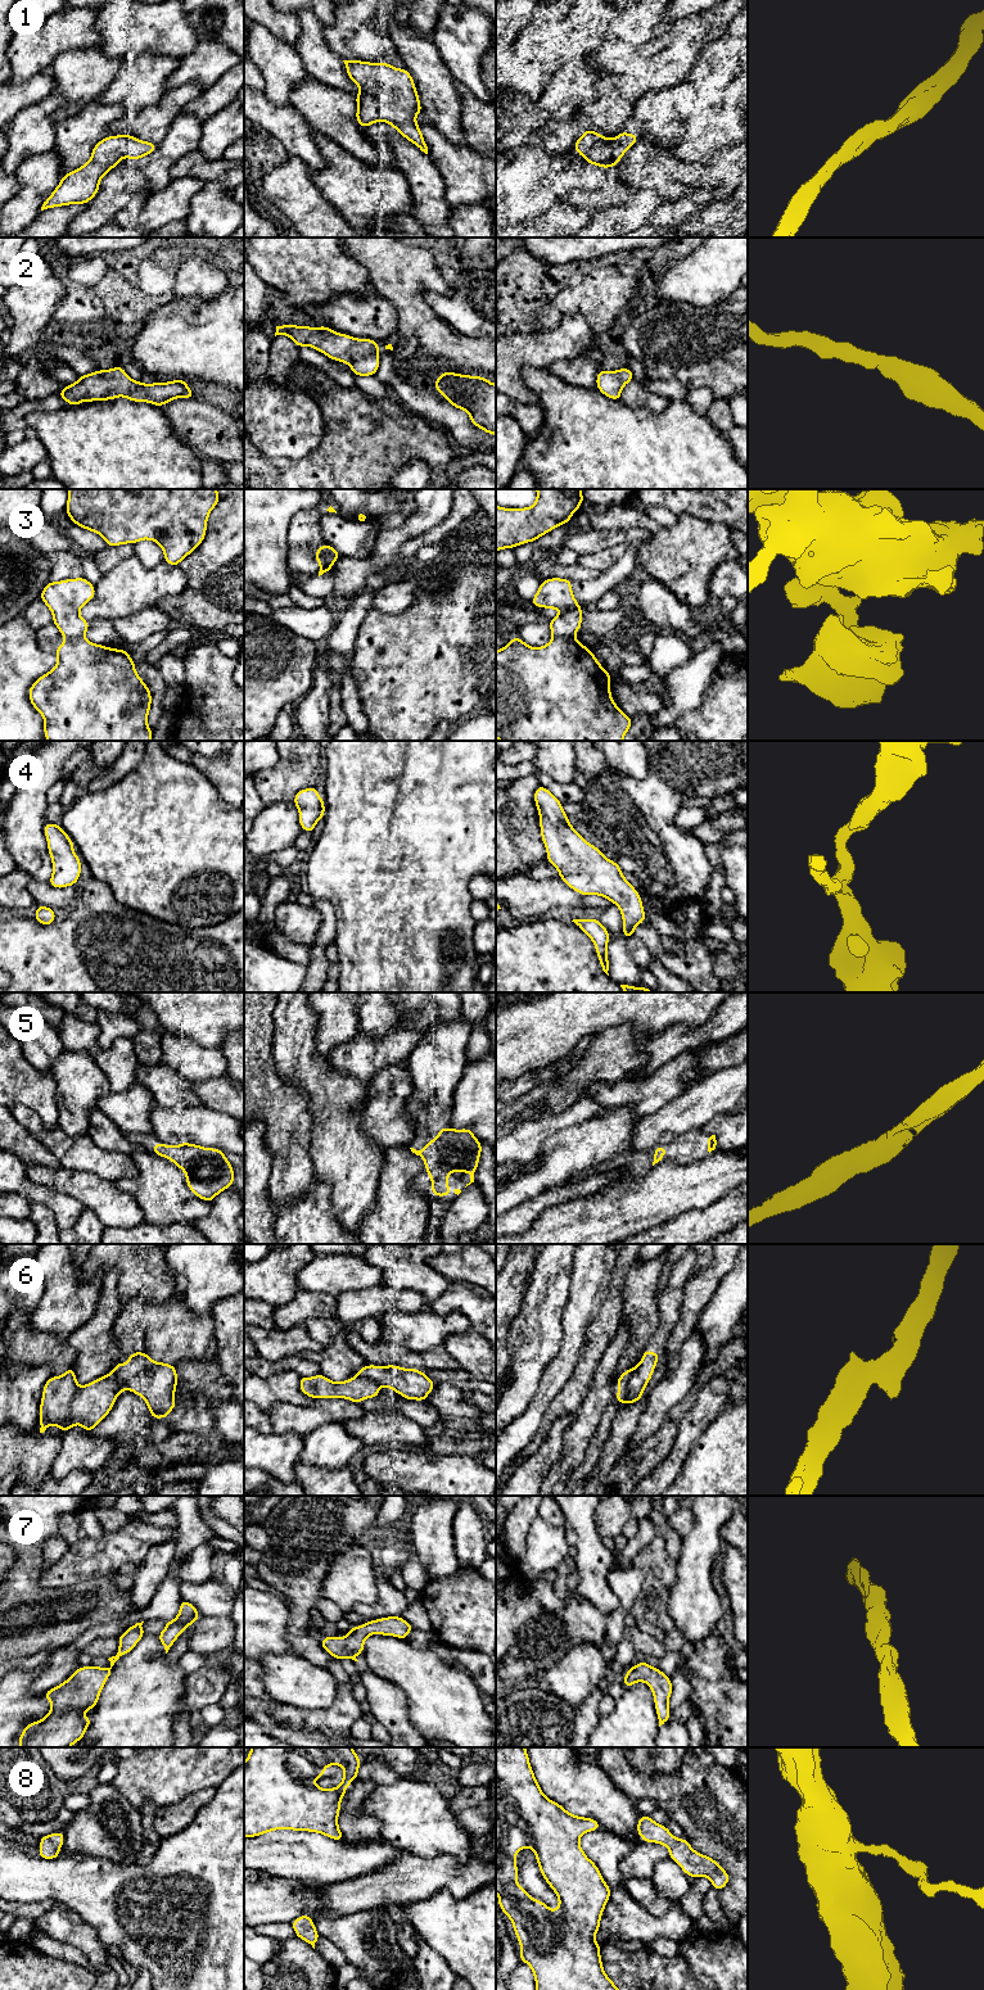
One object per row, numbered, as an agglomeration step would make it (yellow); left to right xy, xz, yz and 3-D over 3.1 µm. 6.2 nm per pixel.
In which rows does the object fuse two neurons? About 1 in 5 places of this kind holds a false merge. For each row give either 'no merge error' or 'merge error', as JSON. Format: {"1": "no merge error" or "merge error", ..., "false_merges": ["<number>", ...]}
{"1": "no merge error", "2": "no merge error", "3": "merge error", "4": "no merge error", "5": "no merge error", "6": "merge error", "7": "no merge error", "8": "no merge error", "false_merges": ["3", "6"]}

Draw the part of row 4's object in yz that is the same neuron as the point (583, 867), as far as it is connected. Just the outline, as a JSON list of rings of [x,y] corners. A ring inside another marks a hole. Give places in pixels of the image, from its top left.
[[[538,786],[534,791],[534,802],[540,814],[541,837],[547,852],[547,861],[559,870],[561,878],[578,894],[599,895],[615,904],[622,914],[622,932],[628,940],[635,935],[635,927],[646,919],[640,894],[624,878],[617,861],[609,860],[596,846],[588,844],[570,824],[563,804],[549,791]]]

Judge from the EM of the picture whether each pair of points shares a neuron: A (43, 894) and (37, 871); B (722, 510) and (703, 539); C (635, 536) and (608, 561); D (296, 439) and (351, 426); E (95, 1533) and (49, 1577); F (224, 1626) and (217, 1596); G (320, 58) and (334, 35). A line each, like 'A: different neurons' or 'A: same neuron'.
A: different neurons
B: different neurons
C: different neurons
D: different neurons
E: different neurons
F: different neurons
G: different neurons

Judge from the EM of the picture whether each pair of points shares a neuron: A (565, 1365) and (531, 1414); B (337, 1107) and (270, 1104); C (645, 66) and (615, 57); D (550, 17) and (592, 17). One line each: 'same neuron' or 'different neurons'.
A: same neuron
B: different neurons
C: different neurons
D: different neurons

